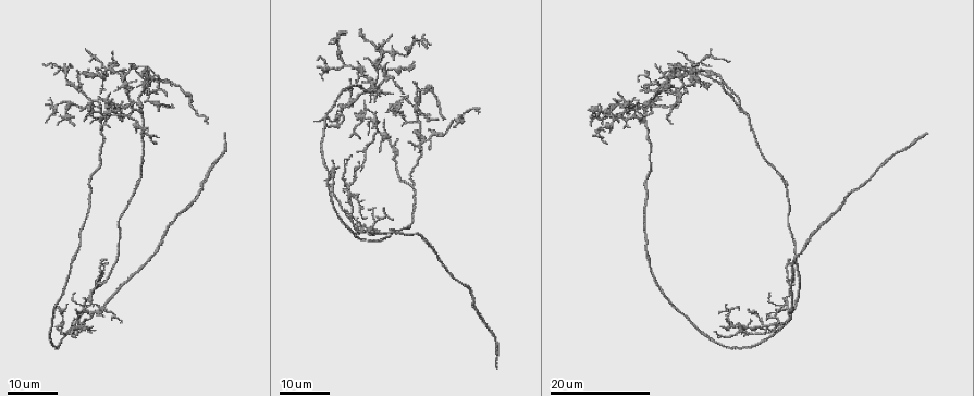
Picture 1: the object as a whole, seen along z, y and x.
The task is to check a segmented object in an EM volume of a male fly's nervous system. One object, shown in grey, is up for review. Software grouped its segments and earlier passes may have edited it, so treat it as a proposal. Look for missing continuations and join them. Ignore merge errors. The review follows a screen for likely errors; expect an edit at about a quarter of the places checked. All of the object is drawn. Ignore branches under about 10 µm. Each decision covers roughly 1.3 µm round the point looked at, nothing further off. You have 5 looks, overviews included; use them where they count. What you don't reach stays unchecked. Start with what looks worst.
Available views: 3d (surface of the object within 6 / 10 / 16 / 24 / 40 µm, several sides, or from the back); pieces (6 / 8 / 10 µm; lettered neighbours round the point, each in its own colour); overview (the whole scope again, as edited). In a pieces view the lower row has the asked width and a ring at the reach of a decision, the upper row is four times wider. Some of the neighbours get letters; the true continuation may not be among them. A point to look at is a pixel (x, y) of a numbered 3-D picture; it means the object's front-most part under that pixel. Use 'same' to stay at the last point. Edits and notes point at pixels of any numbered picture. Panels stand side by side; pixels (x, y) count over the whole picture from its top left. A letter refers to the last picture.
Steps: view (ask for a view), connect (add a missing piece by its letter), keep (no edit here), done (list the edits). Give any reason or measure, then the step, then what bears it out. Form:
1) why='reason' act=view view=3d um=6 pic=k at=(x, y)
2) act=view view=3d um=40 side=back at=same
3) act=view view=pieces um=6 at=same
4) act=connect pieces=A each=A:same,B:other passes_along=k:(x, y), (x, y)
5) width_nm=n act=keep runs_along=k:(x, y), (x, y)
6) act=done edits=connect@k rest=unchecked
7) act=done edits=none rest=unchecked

act=view view=3d um=16 pic=1 at=(497, 367)

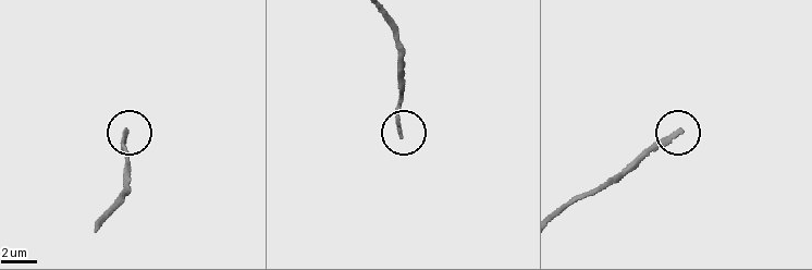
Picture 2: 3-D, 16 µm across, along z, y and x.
why='see the neighbours' act=view view=pieces um=10 pic=2 at=(682, 131)

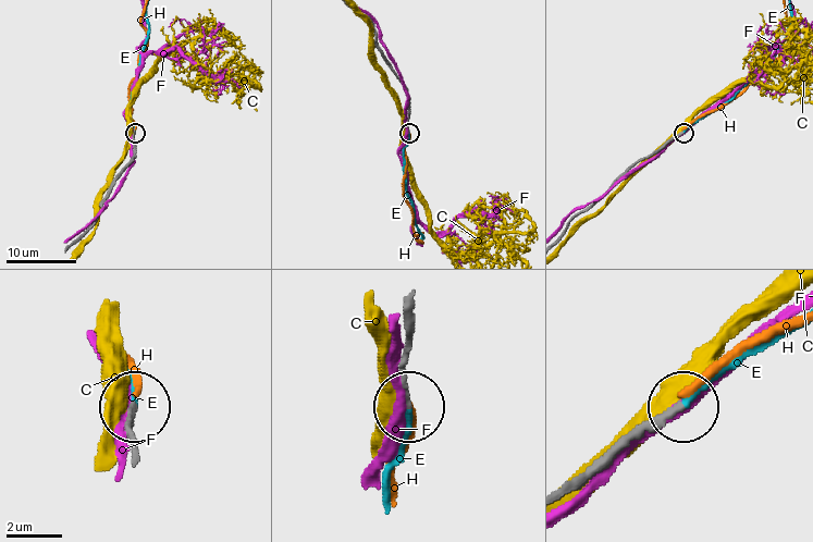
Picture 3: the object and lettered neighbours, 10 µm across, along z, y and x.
act=connect pieces=E each=C:other,E:same,F:other,H:other found='the neuron continues'

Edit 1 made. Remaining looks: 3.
why='tapers out' act=view view=3d um=16 pic=1 at=(147, 103)

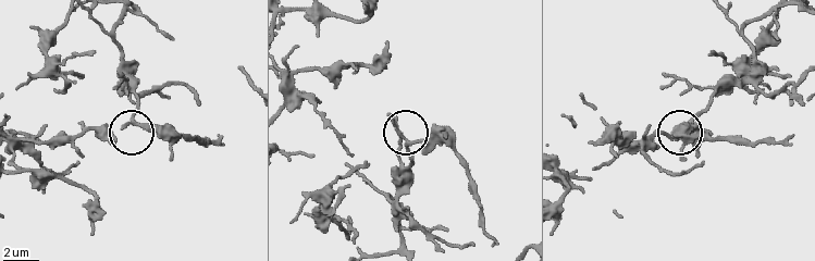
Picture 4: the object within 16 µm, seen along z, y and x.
act=view view=pieces um=8 pic=4 at=(400, 130)

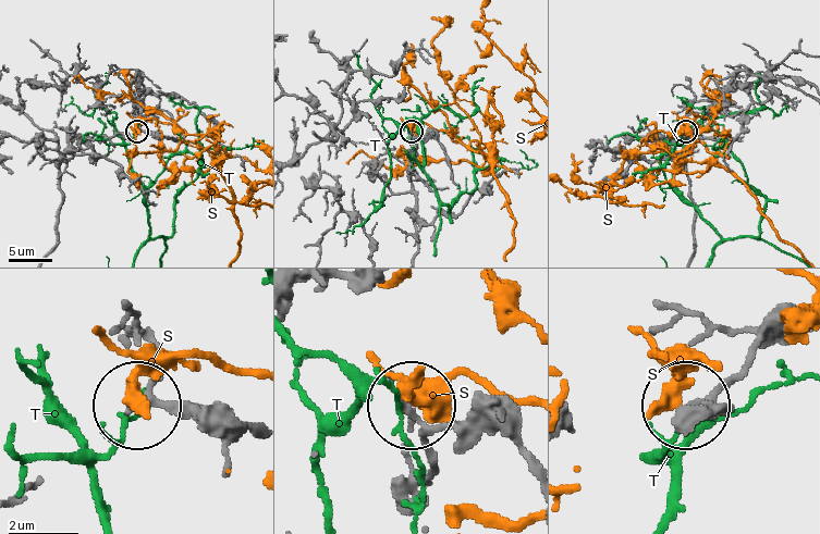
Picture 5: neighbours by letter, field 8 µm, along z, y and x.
act=keep each=S:other,T:other found='no lettered piece goes on from it'

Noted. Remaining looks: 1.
act=done edits=connect@3 rest=unchecked

